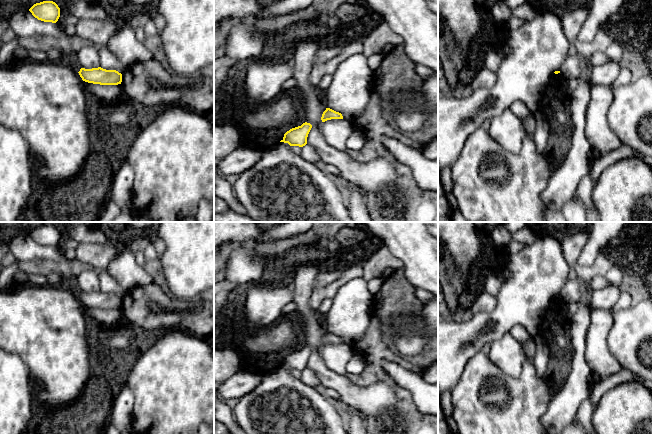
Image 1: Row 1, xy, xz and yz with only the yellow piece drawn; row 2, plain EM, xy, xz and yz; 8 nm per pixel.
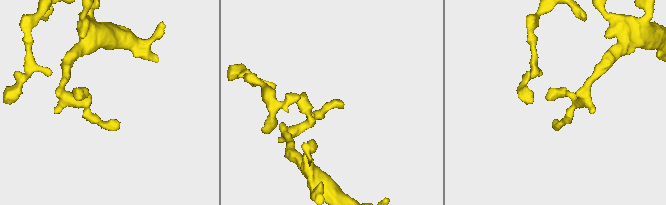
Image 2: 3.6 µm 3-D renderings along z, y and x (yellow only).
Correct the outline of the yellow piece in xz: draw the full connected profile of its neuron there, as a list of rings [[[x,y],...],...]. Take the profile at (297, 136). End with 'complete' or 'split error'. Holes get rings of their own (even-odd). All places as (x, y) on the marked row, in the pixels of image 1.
[[[303,123],[301,126],[290,129],[284,134],[280,142],[288,143],[290,146],[303,147],[307,144],[307,137],[312,128],[310,123]]]; complete

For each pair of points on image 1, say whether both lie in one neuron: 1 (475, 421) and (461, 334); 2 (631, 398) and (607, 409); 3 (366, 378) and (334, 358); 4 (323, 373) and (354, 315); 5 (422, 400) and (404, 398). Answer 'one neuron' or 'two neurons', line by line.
1: two neurons
2: one neuron
3: two neurons
4: two neurons
5: two neurons

